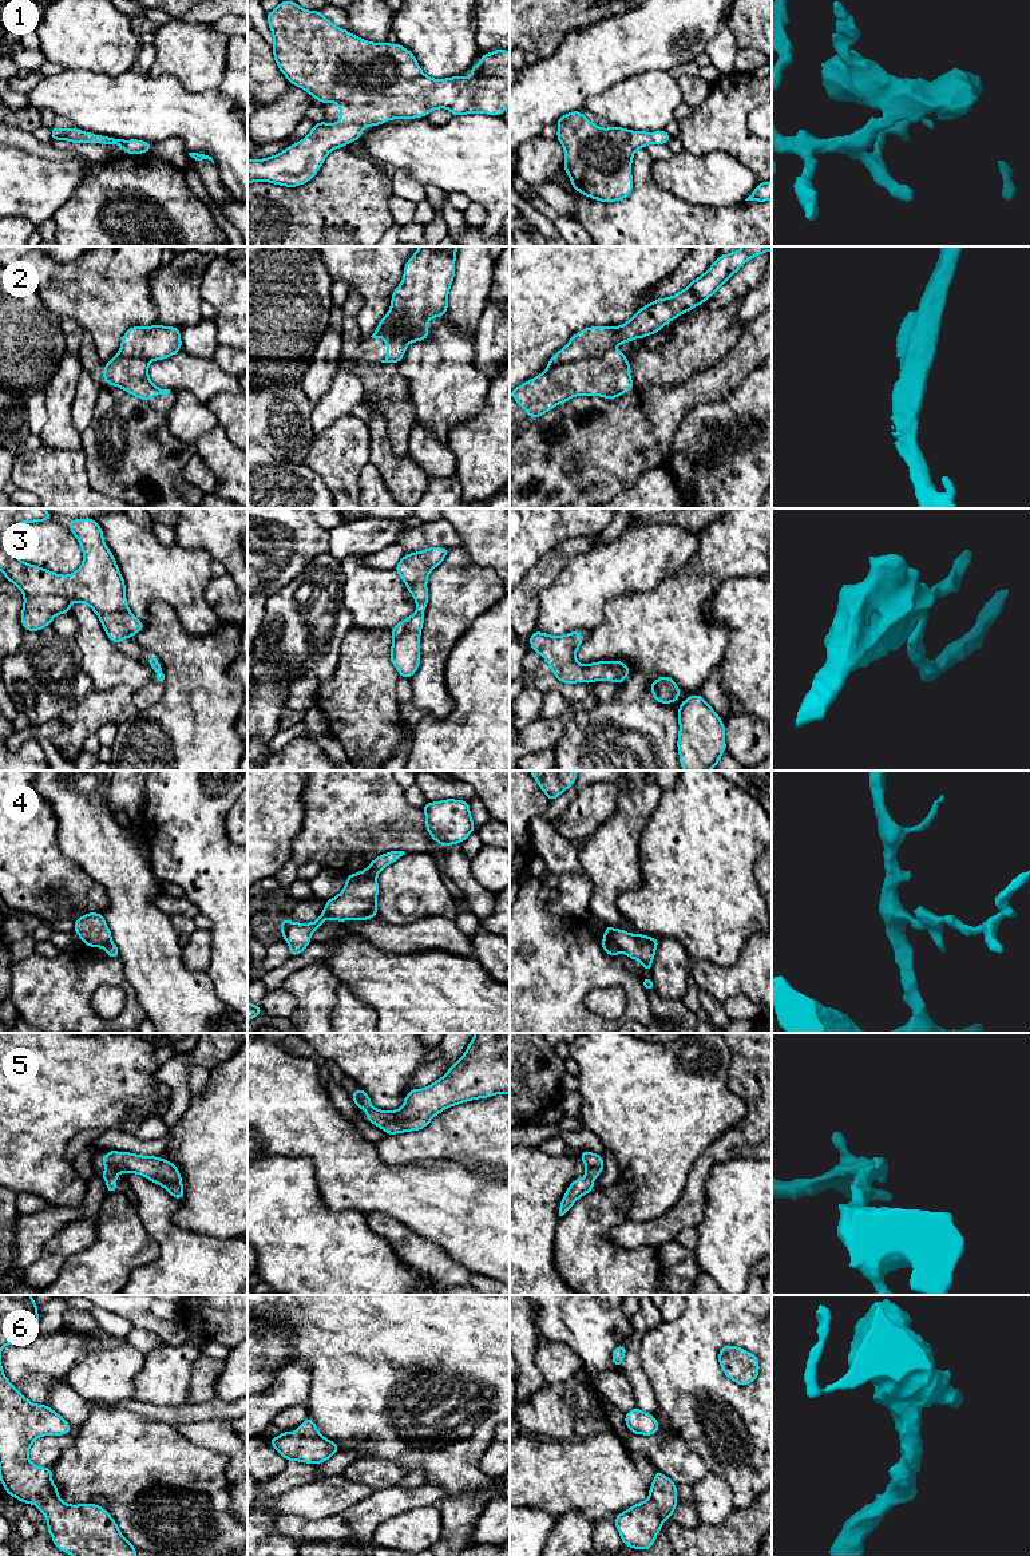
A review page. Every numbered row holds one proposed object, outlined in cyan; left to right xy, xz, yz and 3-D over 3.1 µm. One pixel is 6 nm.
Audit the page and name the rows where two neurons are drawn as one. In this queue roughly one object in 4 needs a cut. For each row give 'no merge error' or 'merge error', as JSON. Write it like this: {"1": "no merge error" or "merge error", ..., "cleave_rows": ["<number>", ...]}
{"1": "no merge error", "2": "merge error", "3": "no merge error", "4": "merge error", "5": "no merge error", "6": "no merge error", "cleave_rows": ["2", "4"]}

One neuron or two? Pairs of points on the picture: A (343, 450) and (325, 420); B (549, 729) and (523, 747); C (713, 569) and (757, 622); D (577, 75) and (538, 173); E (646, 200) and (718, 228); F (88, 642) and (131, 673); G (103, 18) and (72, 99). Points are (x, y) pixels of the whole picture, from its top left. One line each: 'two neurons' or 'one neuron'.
A: two neurons
B: one neuron
C: two neurons
D: two neurons
E: one neuron
F: one neuron
G: two neurons

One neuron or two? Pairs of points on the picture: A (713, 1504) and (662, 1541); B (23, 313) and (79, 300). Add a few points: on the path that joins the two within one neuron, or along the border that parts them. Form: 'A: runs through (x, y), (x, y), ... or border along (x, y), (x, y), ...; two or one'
A: border along (729, 1512), (716, 1524), (700, 1524); two
B: border along (40, 301), (60, 320); two

